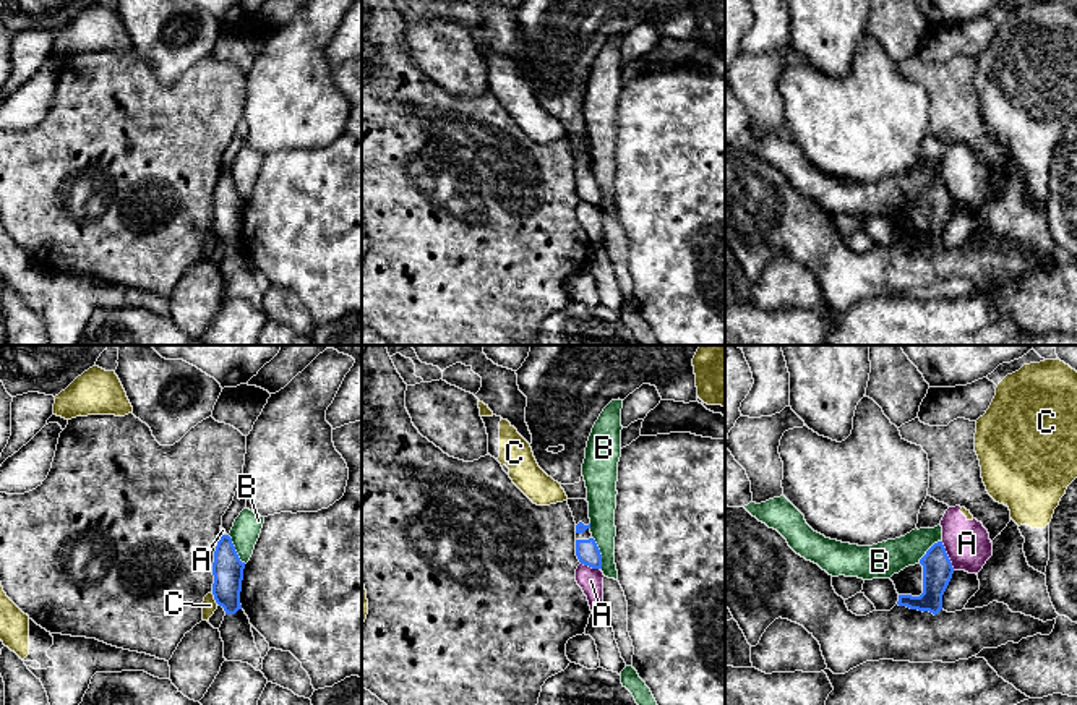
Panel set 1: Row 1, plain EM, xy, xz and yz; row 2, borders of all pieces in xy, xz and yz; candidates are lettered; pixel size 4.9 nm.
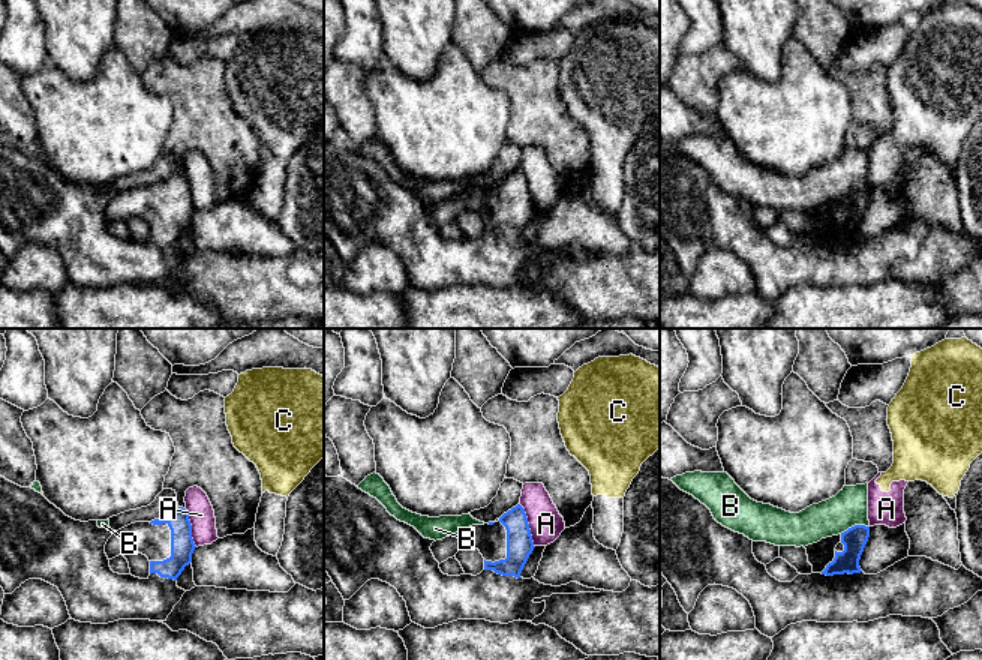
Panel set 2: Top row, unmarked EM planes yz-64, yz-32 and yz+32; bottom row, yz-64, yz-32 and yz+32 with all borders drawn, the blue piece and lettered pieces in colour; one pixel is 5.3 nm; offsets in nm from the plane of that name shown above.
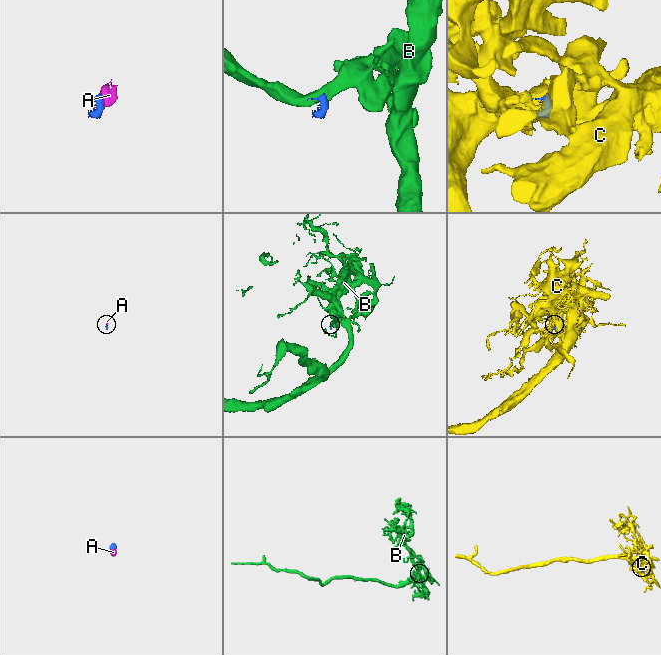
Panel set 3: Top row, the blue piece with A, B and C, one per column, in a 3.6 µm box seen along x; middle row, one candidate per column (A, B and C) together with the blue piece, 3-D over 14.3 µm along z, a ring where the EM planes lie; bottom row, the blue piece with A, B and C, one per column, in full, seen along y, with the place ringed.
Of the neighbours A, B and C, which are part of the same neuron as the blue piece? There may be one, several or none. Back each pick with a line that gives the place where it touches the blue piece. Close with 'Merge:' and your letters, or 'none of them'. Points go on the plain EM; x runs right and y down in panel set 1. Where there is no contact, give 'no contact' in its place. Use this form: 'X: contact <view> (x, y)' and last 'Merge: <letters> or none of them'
Merge: none of them

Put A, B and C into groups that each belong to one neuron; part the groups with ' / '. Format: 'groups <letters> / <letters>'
groups A C / B

